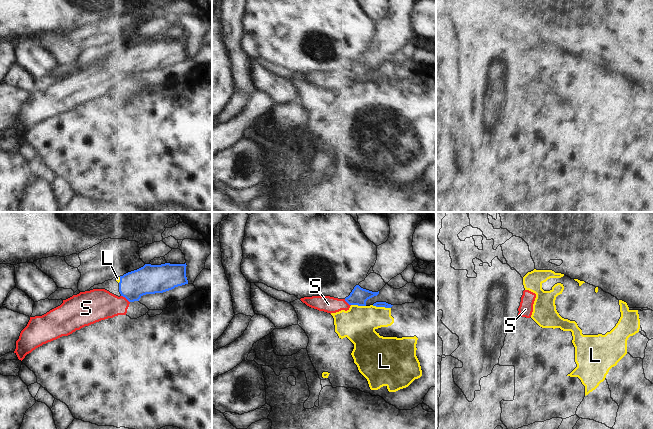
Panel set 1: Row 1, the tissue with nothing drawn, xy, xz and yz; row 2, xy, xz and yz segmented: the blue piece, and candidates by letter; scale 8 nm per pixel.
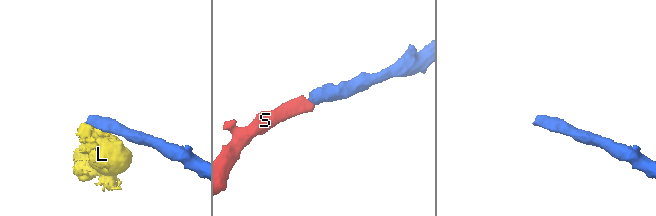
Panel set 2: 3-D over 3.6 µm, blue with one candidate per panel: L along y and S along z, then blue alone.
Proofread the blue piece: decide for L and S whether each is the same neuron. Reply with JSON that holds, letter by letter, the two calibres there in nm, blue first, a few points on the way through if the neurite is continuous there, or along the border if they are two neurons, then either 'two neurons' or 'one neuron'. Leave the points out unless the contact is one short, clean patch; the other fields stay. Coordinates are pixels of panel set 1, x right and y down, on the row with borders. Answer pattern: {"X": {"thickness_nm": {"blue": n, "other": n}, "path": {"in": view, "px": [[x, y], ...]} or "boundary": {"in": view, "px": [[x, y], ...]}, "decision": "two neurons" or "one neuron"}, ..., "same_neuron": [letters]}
{"L": {"thickness_nm": {"blue": 50, "other": 280}, "decision": "two neurons"}, "S": {"thickness_nm": {"blue": 240, "other": 260}, "path": {"in": "xy", "px": [[150, 279], [141, 281], [125, 297], [117, 305], [95, 305]]}, "decision": "one neuron"}, "same_neuron": ["S"]}

